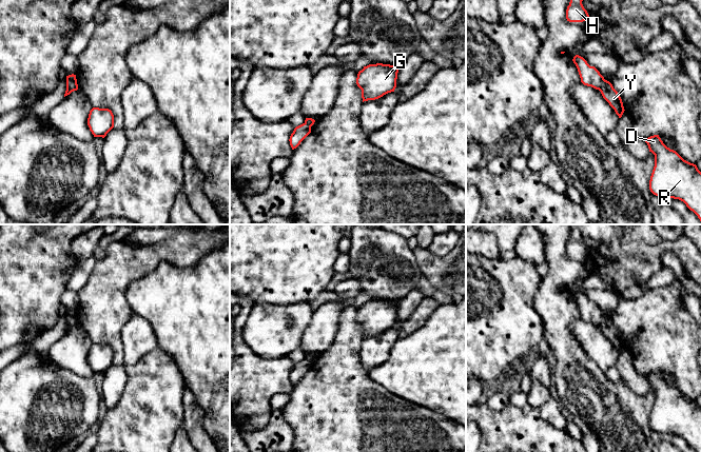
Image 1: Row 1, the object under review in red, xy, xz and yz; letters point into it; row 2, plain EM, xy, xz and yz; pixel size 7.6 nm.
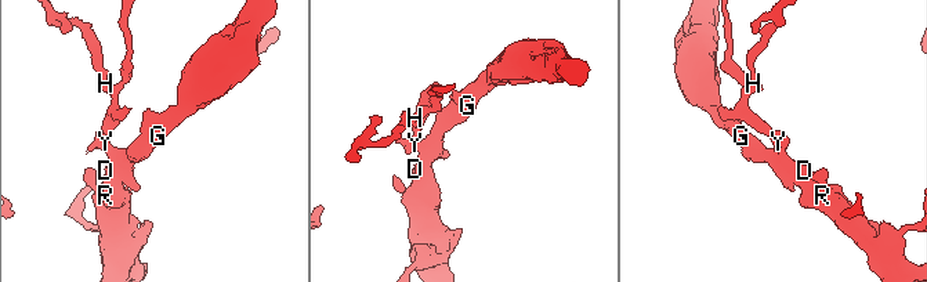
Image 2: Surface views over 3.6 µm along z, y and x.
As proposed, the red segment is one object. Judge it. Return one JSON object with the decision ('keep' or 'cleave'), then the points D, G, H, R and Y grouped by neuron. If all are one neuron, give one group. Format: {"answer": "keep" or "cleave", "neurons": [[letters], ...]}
{"answer": "keep", "neurons": [["D", "G", "H", "R", "Y"]]}

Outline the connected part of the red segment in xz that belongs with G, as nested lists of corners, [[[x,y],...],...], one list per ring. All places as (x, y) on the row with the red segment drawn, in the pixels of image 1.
[[[369,64],[358,72],[356,84],[362,90],[363,102],[375,100],[394,92],[400,65]]]

